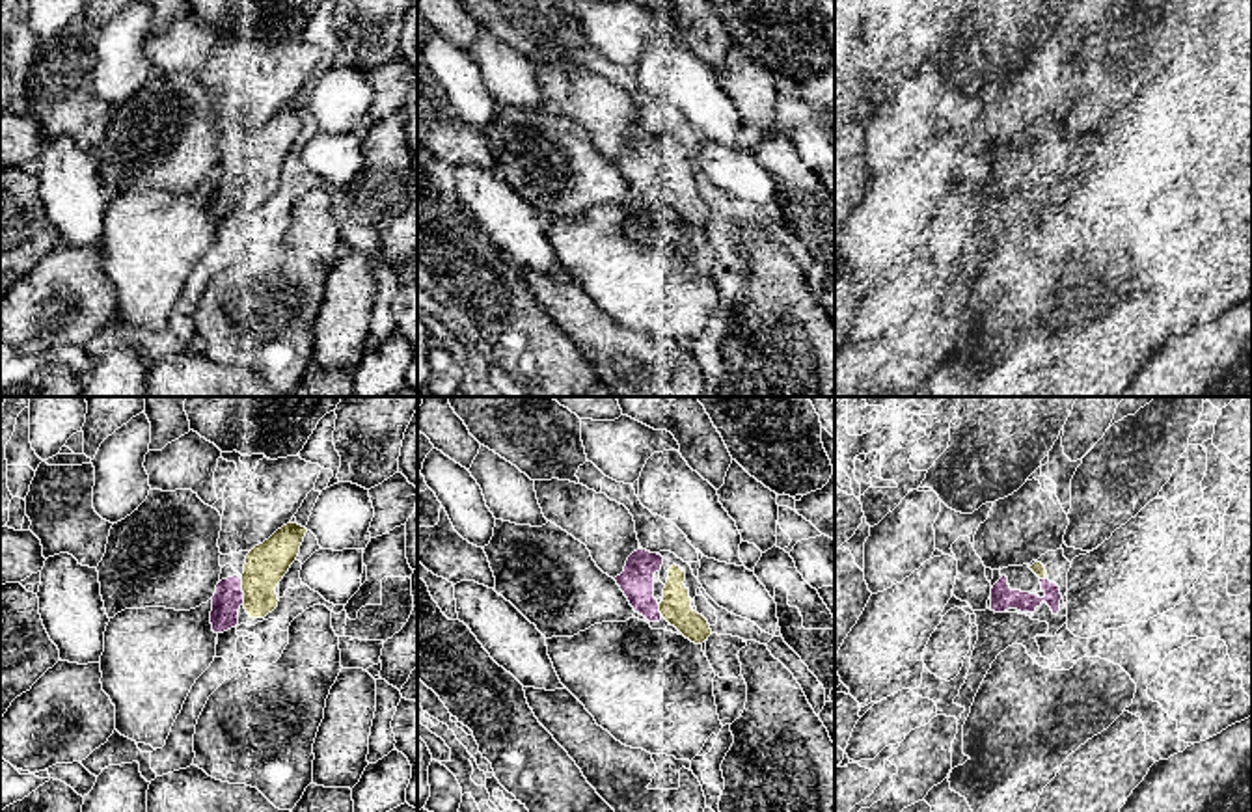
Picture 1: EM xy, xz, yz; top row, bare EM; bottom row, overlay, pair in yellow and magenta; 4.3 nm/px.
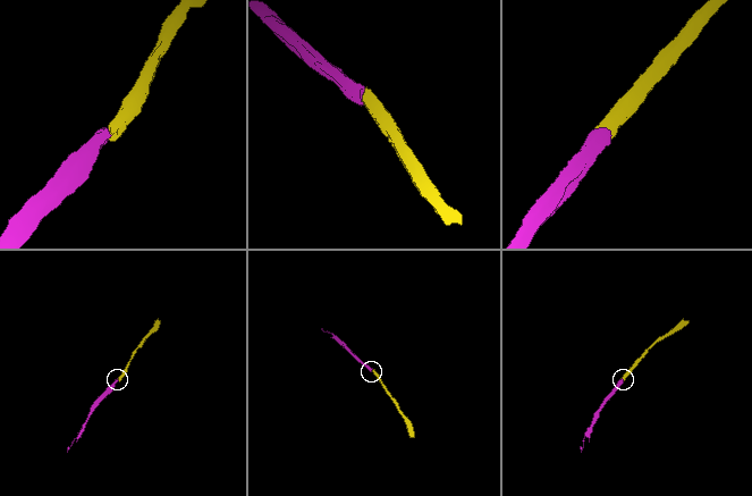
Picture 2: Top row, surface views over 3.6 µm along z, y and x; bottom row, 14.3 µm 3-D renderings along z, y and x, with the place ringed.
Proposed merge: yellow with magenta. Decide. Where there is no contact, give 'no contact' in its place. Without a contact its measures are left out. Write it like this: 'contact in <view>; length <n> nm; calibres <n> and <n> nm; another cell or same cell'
contact in xy; length 110 nm; calibres 180 and 130 nm; same cell

